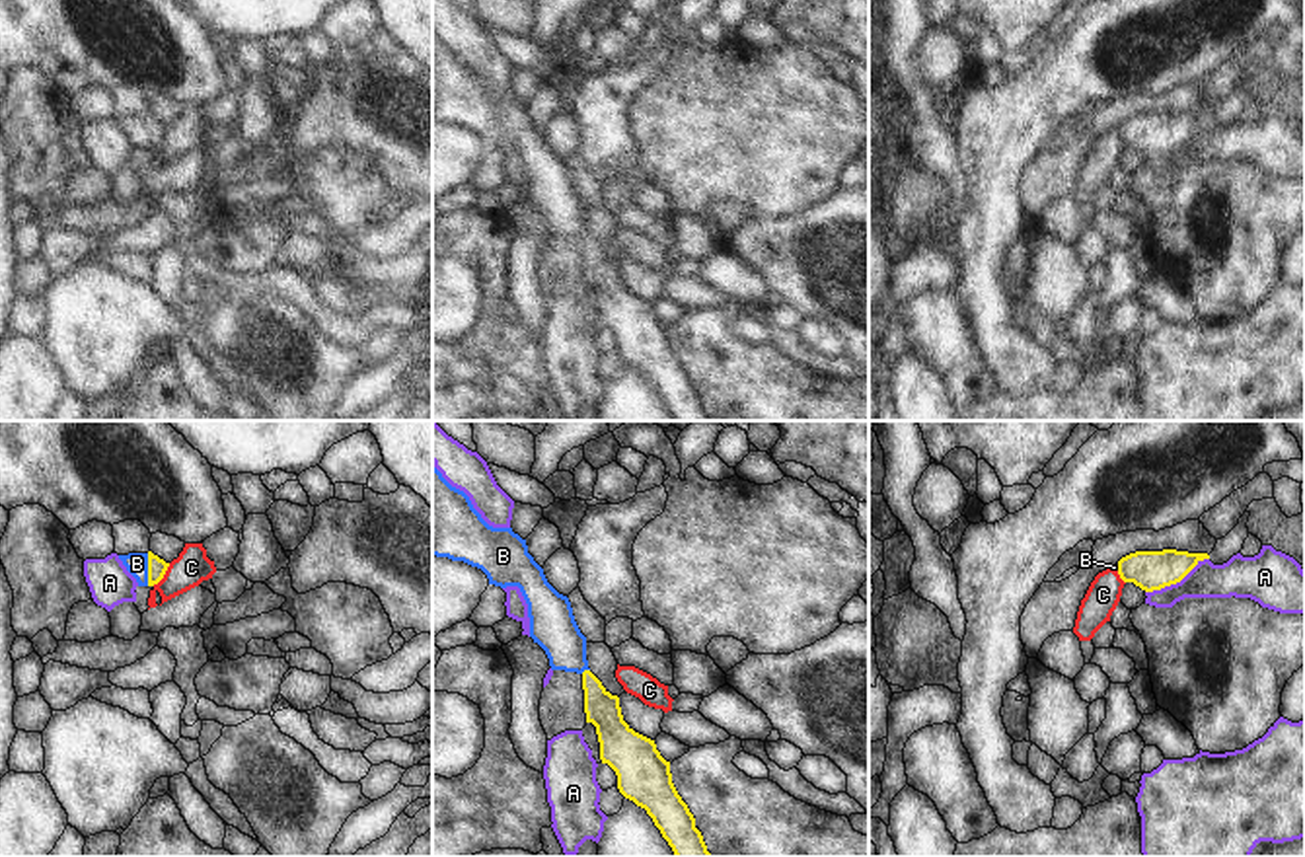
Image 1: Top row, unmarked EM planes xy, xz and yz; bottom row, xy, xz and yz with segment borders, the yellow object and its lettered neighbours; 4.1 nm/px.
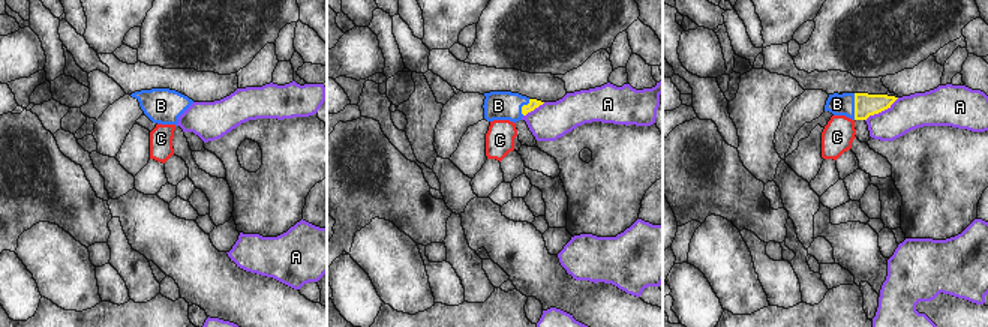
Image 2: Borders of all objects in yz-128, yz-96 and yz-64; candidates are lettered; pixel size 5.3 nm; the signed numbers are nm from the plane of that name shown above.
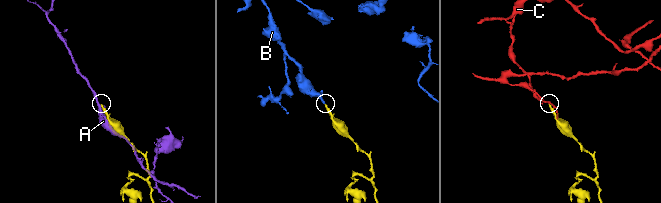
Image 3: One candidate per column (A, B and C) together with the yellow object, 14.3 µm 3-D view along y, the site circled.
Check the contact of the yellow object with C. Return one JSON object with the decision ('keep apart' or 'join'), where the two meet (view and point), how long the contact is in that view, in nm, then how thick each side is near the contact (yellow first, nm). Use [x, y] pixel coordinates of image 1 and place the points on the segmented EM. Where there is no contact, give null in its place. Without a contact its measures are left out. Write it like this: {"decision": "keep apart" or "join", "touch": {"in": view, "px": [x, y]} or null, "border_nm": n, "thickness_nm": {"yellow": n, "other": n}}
{"decision": "keep apart", "touch": {"in": "xy", "px": [164, 573]}, "border_nm": 120, "thickness_nm": {"yellow": 80, "other": 150}}

